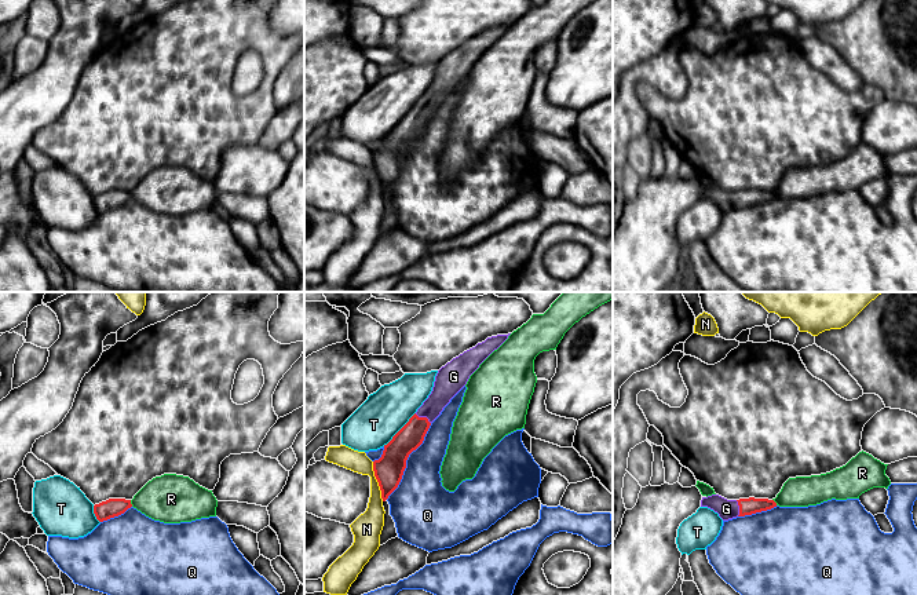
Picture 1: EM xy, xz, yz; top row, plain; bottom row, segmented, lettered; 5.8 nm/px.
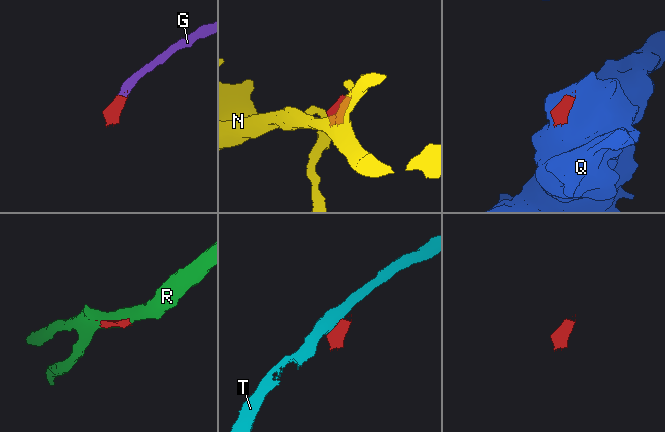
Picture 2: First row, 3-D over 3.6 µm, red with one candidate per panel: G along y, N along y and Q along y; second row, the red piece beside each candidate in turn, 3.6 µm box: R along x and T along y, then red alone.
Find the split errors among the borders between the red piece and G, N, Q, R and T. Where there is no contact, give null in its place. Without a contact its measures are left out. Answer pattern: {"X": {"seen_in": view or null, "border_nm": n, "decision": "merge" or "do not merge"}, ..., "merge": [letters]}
{"G": {"seen_in": "xz", "border_nm": 110, "decision": "merge"}, "N": {"seen_in": "xz", "border_nm": 240, "decision": "do not merge"}, "Q": {"seen_in": "xz", "border_nm": 500, "decision": "do not merge"}, "R": {"seen_in": "xy", "border_nm": 40, "decision": "do not merge"}, "T": {"seen_in": "xz", "border_nm": 280, "decision": "do not merge"}, "merge": ["G"]}

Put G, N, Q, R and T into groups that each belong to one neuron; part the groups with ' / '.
G / N / Q / R / T

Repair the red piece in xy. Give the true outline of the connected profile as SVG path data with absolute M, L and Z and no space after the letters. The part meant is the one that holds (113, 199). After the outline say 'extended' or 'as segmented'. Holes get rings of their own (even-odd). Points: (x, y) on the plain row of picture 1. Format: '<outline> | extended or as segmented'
M109 190L106 193L95 196L94 205L99 213L103 213L124 205L131 198L132 198L131 191Z | as segmented

